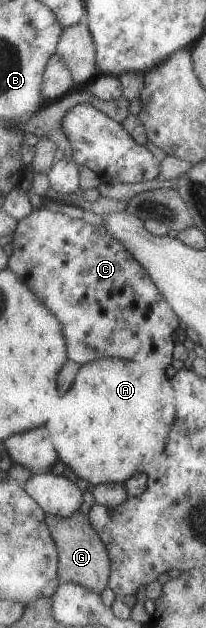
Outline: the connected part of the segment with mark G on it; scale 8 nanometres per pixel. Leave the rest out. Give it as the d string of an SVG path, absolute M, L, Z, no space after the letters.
M75 510L67 518L47 515L48 530L51 532L53 542L59 558L58 576L60 583L75 582L85 586L87 590L100 594L108 584L108 574L110 569L108 549L101 542L100 535L88 520L88 515L79 510Z

